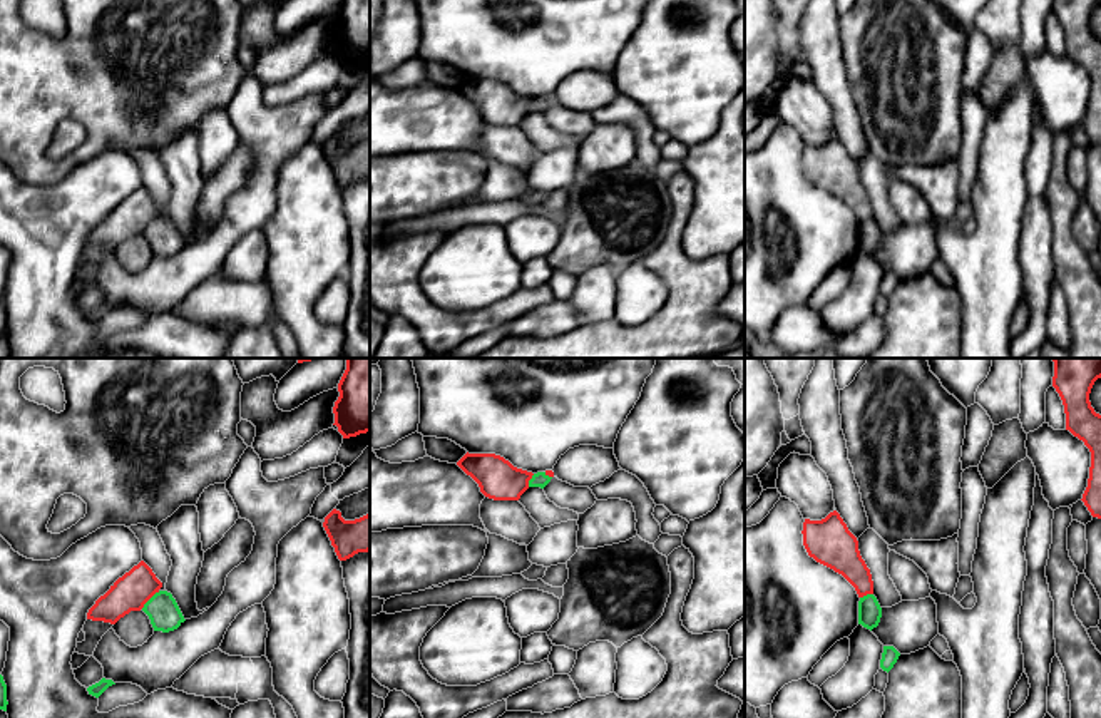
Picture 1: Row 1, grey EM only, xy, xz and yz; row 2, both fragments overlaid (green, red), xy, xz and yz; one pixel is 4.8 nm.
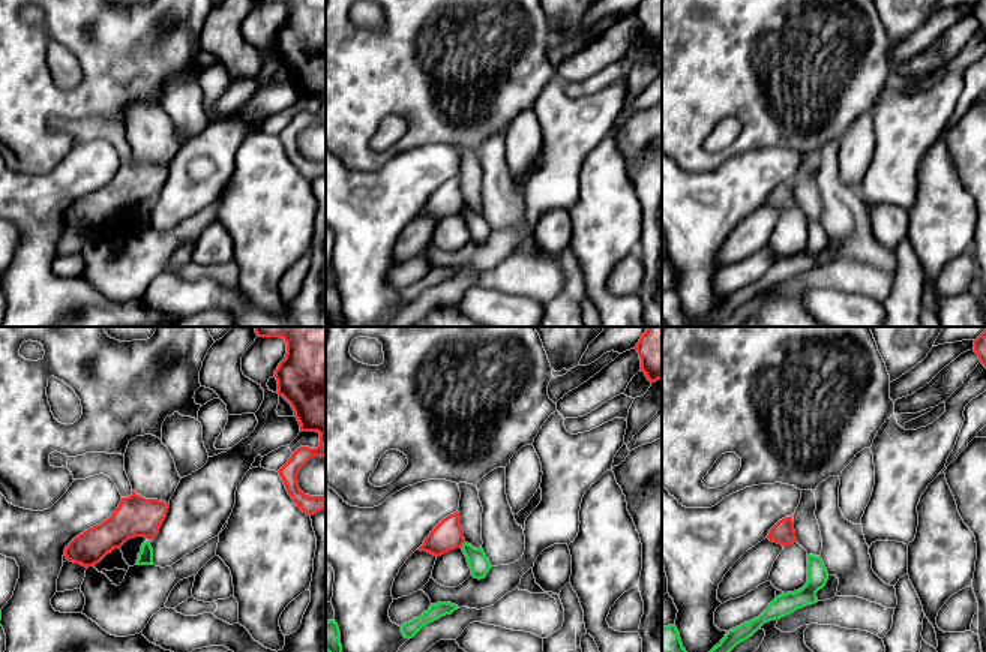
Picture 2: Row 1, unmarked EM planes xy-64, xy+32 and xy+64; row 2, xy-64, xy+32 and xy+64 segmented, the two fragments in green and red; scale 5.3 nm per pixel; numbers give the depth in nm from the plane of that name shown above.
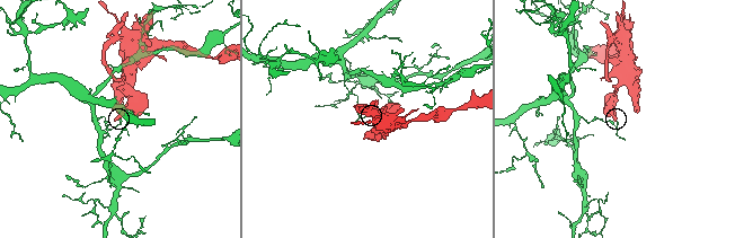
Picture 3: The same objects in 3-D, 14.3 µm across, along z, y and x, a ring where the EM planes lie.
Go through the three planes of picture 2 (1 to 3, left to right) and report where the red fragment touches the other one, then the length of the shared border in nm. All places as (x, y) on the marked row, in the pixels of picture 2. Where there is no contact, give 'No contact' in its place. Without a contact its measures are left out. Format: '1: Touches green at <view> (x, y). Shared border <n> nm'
1: No contact
2: Touches green at xy+32 (462, 544). Shared border 50 nm
3: No contact

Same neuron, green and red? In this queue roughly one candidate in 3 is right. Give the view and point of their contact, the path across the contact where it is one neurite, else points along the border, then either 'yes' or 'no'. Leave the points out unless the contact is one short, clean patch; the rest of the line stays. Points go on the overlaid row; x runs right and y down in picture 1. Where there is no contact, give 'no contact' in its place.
xy (149, 600) | along xy (159, 591), (141, 608) | no

